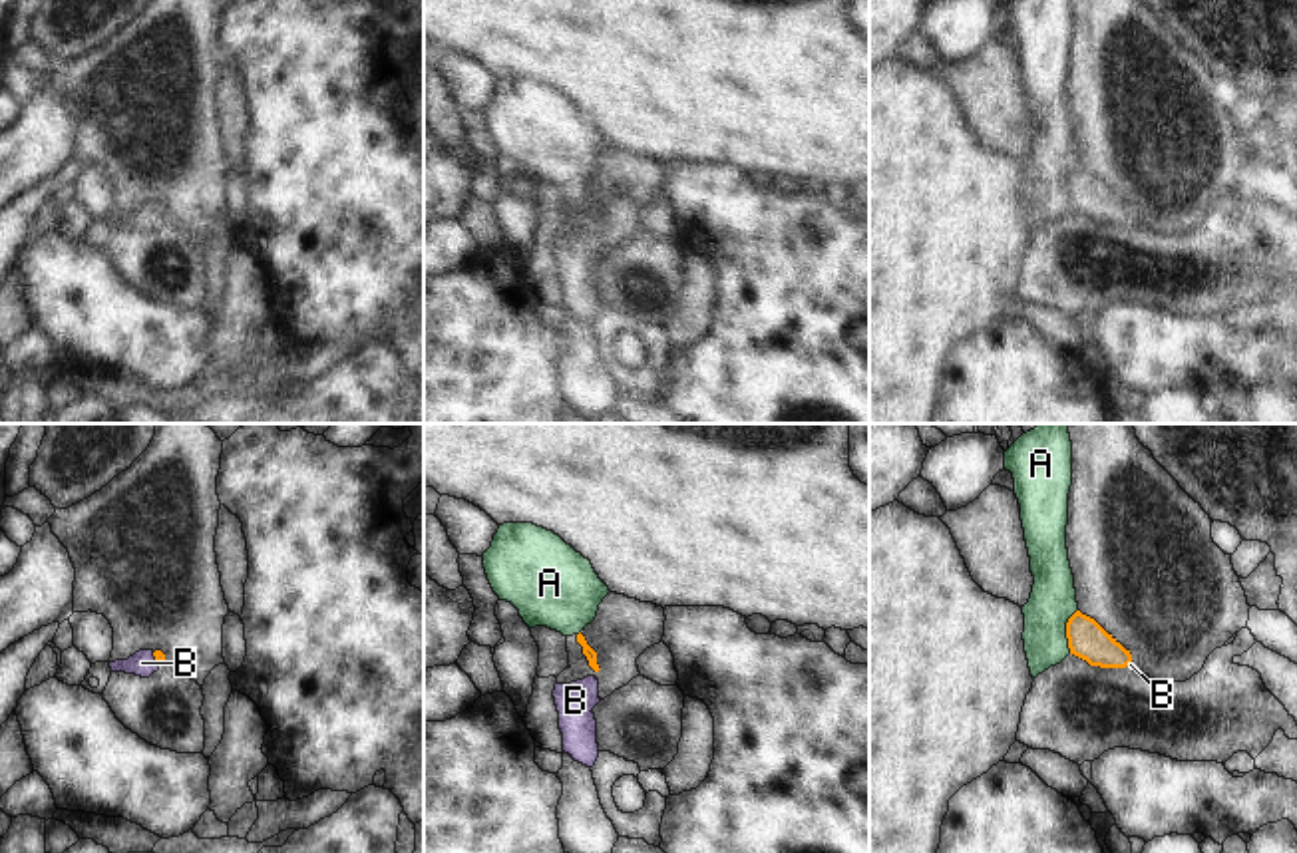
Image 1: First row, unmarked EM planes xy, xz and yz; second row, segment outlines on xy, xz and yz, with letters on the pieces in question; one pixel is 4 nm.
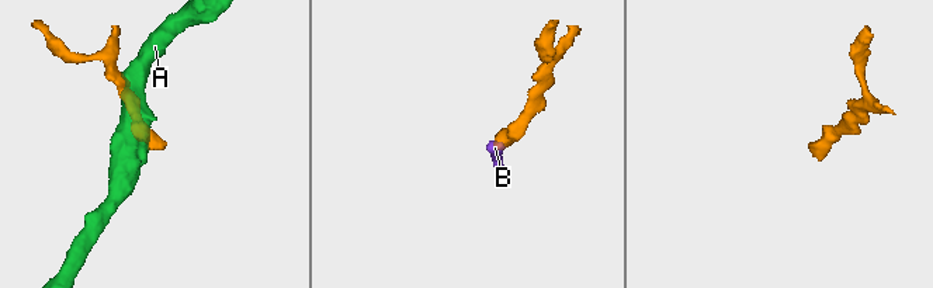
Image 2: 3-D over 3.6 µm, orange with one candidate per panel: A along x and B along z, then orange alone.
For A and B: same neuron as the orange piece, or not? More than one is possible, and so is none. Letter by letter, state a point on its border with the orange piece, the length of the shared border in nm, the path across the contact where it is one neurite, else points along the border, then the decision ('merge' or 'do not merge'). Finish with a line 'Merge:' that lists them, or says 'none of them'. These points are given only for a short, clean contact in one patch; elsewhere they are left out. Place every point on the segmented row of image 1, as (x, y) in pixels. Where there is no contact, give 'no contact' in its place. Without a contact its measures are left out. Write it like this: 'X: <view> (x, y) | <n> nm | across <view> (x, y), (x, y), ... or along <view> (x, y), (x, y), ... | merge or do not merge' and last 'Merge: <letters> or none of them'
A: yz (1067, 631) | 190 nm | along yz (1077, 609), (1067, 623), (1069, 653) | do not merge
B: xy (156, 659) | 70 nm | across xy (160, 657), (156, 659), (142, 663) | merge
Merge: B

